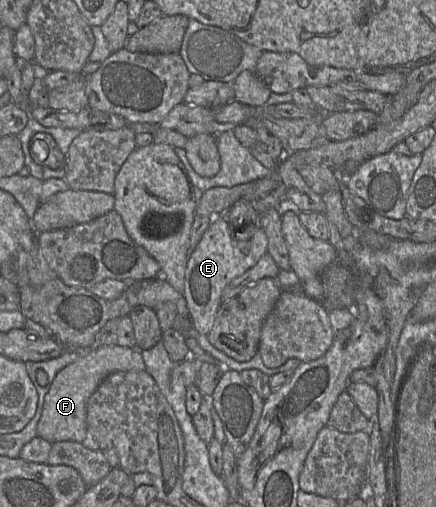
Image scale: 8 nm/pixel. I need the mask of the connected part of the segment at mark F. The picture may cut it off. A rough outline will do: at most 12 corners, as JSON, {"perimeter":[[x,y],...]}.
{"perimeter":[[95,345],[59,371],[37,436],[82,443],[108,375],[146,370],[137,347]]}

